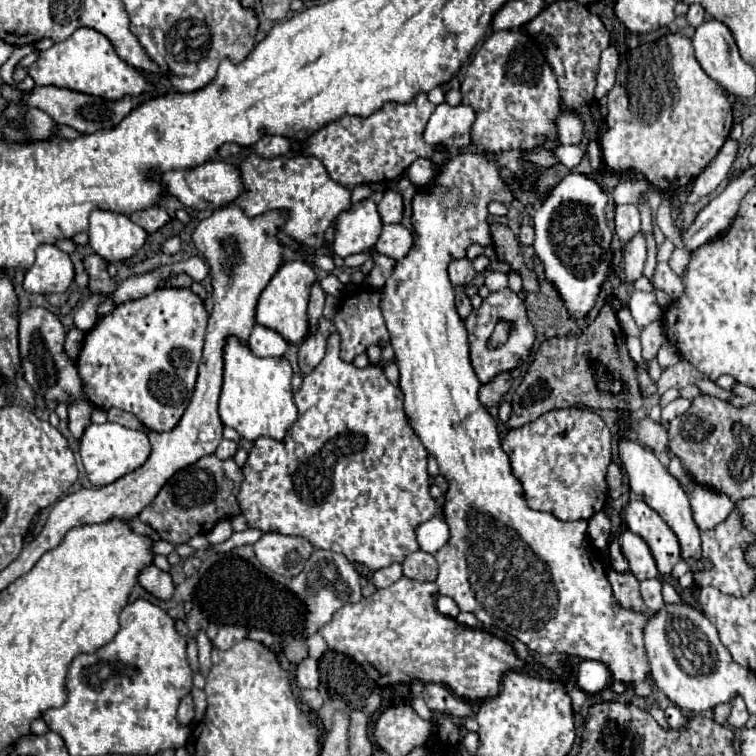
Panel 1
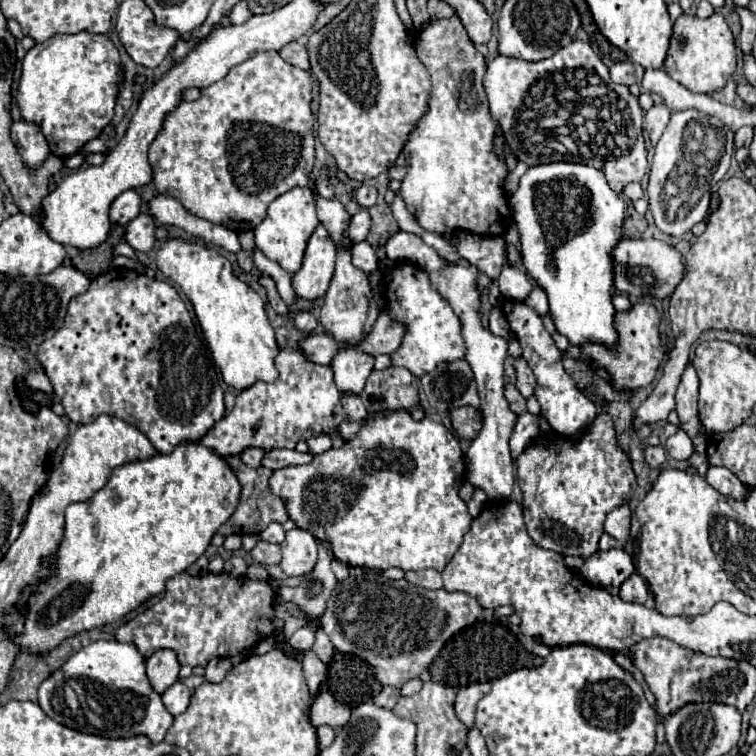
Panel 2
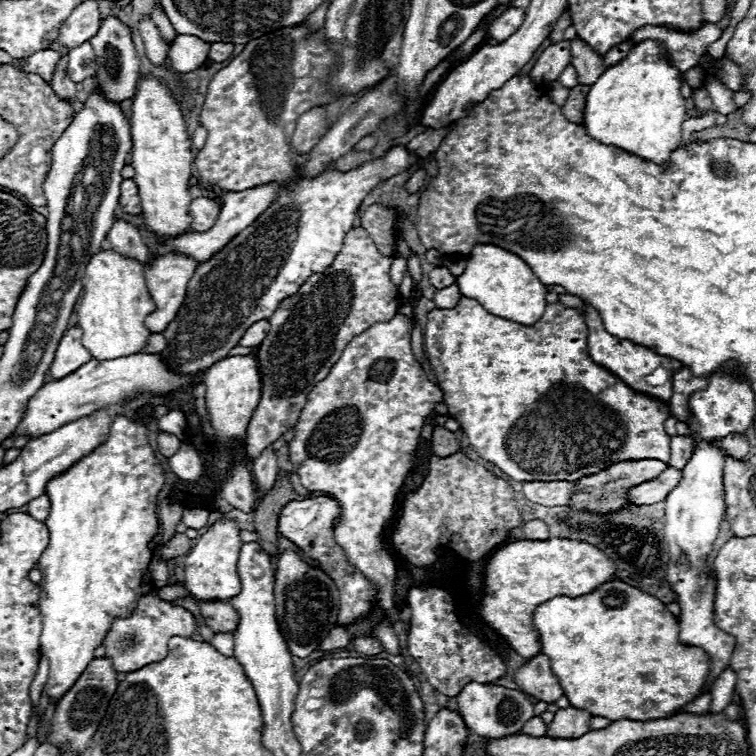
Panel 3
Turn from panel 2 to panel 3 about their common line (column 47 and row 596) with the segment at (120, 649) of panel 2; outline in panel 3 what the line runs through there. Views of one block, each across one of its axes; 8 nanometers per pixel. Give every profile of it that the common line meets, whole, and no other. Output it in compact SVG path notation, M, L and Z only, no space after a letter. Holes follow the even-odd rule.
M704 440L696 442L692 458L682 470L682 478L668 494L666 502L666 540L670 544L670 564L666 570L666 580L678 594L682 608L680 620L680 642L688 646L700 646L710 656L710 678L708 684L730 664L734 650L734 638L716 628L714 624L714 574L704 574L704 560L716 540L720 520L724 518L724 454L718 446Z

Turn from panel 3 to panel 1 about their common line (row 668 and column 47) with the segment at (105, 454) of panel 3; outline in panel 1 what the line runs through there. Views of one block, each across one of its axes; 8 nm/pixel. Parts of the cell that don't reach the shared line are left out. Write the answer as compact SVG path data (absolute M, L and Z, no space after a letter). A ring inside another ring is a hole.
M78 28L70 38L56 42L48 50L42 50L38 54L38 60L30 66L28 74L40 86L54 84L60 88L100 96L105 100L120 100L122 96L136 98L148 90L148 82L140 76L140 72L130 64L126 64L116 54L112 42L104 34L92 28Z

